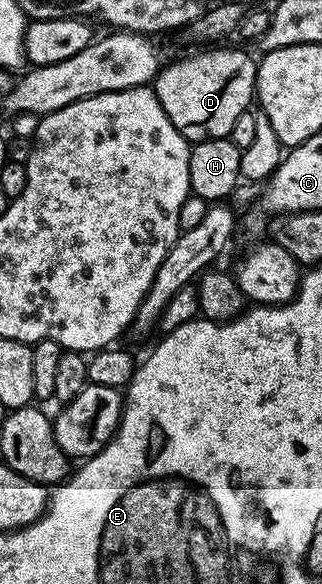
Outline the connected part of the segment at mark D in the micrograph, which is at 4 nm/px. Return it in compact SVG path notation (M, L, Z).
M228 46L200 50L197 56L188 56L169 68L167 65L156 74L154 91L162 110L166 110L170 122L189 142L231 137L234 122L249 111L248 103L253 103L257 61L236 48L224 47Z

